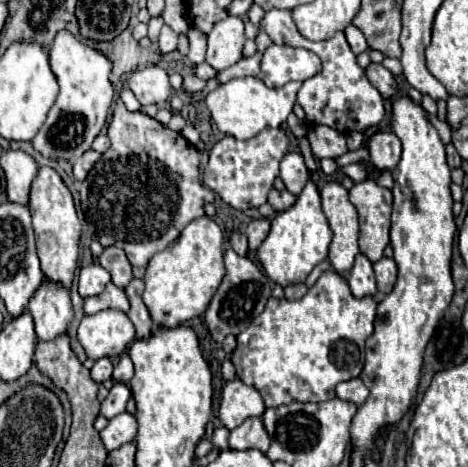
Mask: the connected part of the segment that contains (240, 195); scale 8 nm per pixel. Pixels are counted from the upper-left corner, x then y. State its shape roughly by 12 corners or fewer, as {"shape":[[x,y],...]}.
{"shape":[[281,128],[225,136],[203,182],[237,210],[267,202],[289,150]]}

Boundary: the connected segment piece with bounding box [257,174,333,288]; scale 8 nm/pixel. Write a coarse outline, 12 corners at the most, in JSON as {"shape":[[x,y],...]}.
{"shape":[[309,182],[271,220],[257,260],[275,284],[305,282],[333,232]]}

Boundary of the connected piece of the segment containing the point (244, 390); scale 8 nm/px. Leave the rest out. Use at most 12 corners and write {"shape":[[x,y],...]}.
{"shape":[[239,378],[223,386],[219,418],[233,430],[265,410]]}

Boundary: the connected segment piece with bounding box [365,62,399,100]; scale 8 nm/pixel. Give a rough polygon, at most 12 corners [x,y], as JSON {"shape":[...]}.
{"shape":[[369,64],[369,82],[391,100],[399,94],[397,80],[381,64]]}

